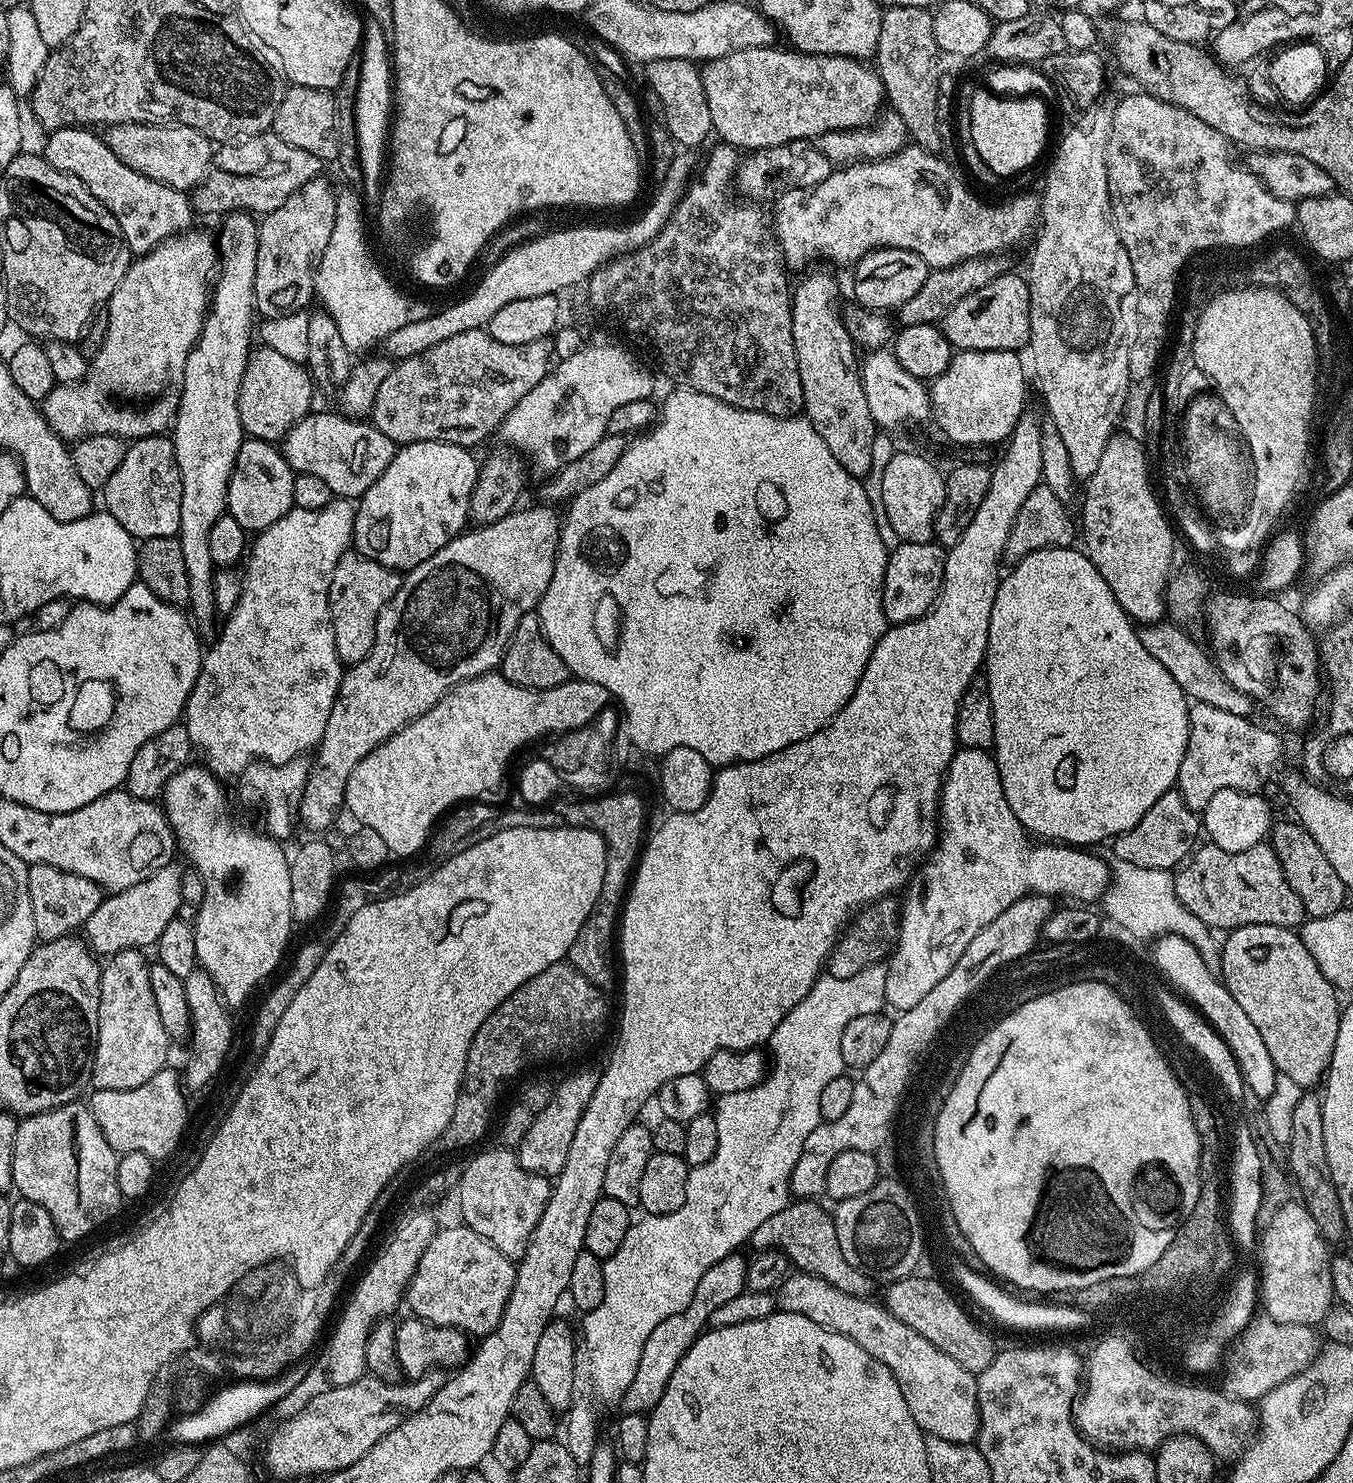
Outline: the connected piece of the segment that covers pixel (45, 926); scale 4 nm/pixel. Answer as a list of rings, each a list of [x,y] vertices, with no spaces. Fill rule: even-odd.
[[[45,864],[28,865],[28,893],[30,907],[34,910],[34,926],[37,941],[57,940],[63,936],[73,935],[83,929],[84,923],[98,910],[105,898],[105,889],[99,884],[90,882],[90,878],[82,878],[78,874],[70,874]]]

